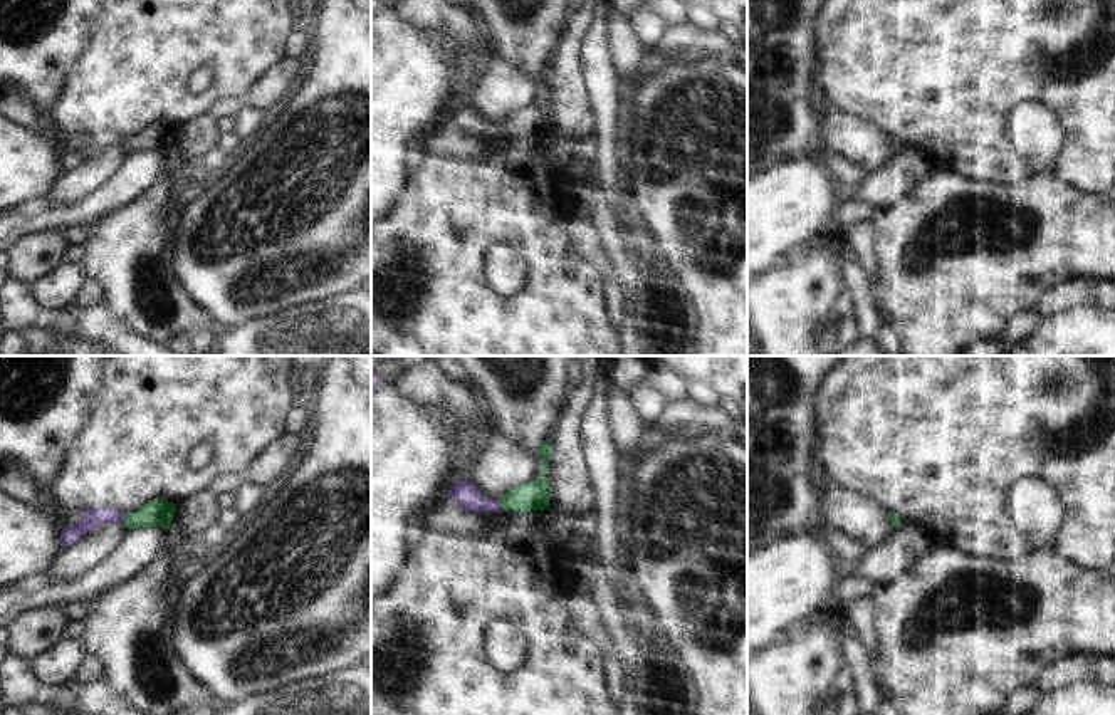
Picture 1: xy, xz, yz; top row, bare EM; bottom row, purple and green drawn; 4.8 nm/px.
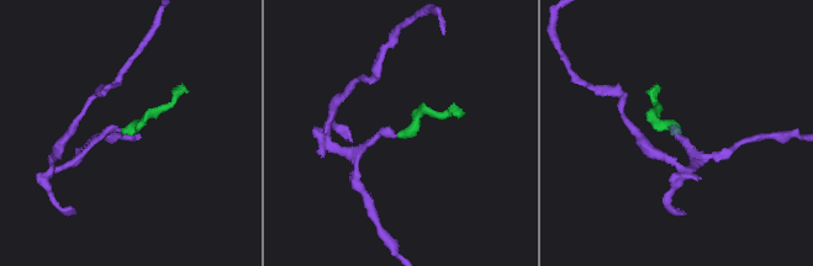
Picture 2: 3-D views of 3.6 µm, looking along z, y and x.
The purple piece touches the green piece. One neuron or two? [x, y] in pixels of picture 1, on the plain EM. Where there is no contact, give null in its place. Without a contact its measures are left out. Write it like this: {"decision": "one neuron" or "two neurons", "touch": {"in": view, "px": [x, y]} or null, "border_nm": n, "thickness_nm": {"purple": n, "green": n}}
{"decision": "one neuron", "touch": {"in": "xy", "px": [123, 141]}, "border_nm": 40, "thickness_nm": {"purple": 100, "green": 130}}

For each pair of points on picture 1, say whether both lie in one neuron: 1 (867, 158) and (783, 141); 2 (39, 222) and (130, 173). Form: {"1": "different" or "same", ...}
{"1": "different", "2": "same"}

